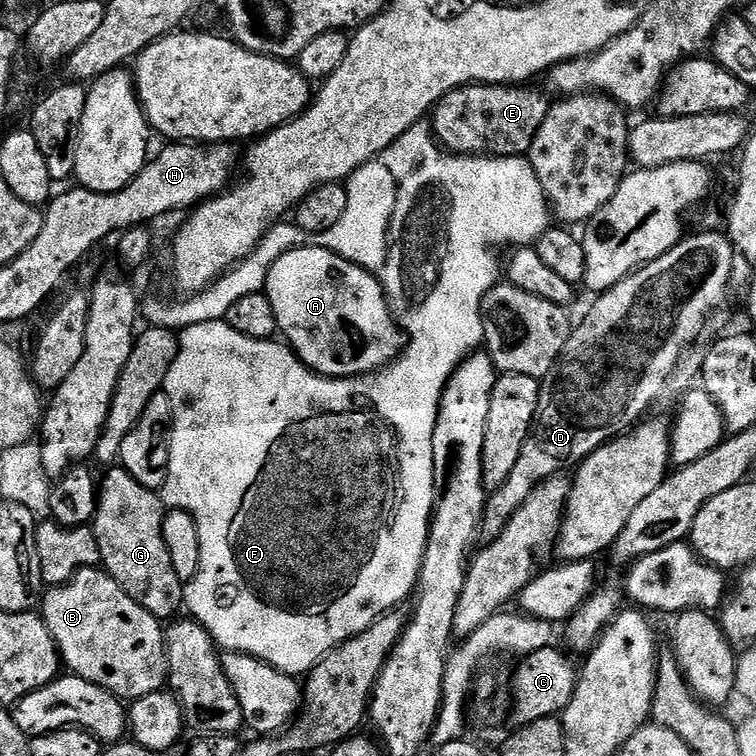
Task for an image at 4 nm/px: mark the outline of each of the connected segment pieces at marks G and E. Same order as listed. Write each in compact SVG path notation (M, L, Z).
M112 466L98 484L98 495L96 497L96 518L90 527L98 538L98 550L100 551L100 564L109 576L113 576L150 614L154 614L157 620L168 622L181 611L184 603L185 581L178 578L174 566L170 566L170 550L166 550L166 538L162 538L162 522L164 521L164 501L153 489L142 486L122 466Z
M522 83L522 84L465 84L464 87L462 88L456 88L450 94L446 94L445 96L443 96L442 99L440 99L438 103L436 103L435 108L432 109L430 113L430 127L432 129L432 134L433 136L436 137L437 141L439 141L439 143L443 145L445 149L447 149L447 151L454 152L456 153L457 156L523 156L523 157L527 157L528 151L530 150L530 146L534 142L534 134L538 134L538 126L542 126L542 122L546 122L546 114L548 113L548 110L550 107L549 101L547 102L544 101L543 94L540 93L538 89L532 88L532 87L536 87L536 86L529 86L527 83Z

